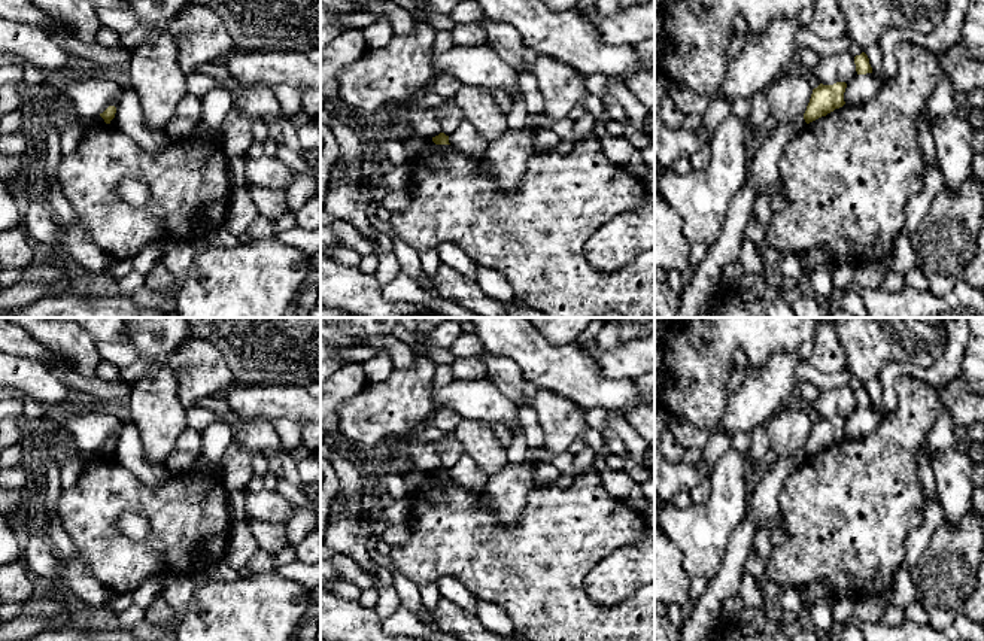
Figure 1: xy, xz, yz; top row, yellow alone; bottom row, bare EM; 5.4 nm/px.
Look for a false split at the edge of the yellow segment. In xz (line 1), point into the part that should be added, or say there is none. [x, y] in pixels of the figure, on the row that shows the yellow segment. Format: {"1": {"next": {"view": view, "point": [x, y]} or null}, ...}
{"1": {"next": null}}

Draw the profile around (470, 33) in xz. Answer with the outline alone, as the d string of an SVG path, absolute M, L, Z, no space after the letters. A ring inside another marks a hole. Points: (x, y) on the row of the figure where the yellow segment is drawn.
M480 22L455 24L450 34L456 46L482 46L486 43L485 28Z

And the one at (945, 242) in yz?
M972 176L959 192L944 188L911 234L917 267L927 280L927 291L939 298L963 280L965 268L977 255L984 215L983 189L984 182Z

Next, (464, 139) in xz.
M467 119L449 136L449 143L458 152L476 161L485 157L489 145Z

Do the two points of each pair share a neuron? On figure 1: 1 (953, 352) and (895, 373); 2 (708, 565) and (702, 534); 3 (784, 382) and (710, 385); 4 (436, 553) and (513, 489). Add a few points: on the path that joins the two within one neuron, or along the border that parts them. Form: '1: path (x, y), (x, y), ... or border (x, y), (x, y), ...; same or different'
1: path (940, 367), (935, 371), (910, 370); same
2: path (704, 558), (704, 541); same
3: border (729, 392), (720, 427); different
4: border (482, 492), (491, 512), (509, 529); different

